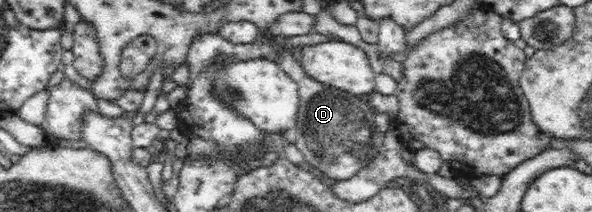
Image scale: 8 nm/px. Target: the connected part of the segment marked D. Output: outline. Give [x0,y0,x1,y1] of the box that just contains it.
[277,52,385,181]

